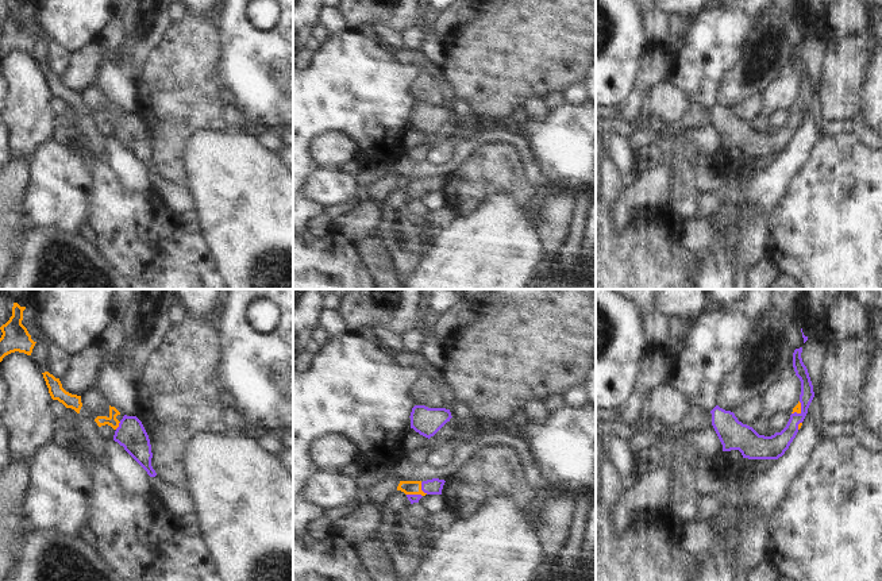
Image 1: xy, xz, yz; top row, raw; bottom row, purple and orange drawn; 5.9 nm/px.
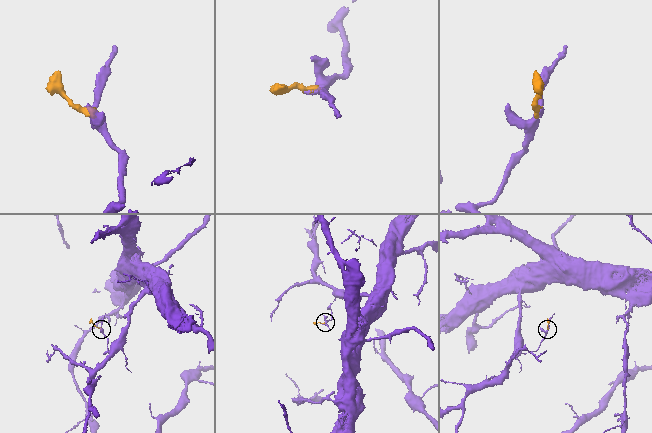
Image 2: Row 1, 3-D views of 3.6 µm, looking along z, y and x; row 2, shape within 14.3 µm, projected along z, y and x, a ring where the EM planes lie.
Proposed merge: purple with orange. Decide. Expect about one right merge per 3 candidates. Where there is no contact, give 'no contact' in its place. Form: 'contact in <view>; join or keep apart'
contact in xz; join

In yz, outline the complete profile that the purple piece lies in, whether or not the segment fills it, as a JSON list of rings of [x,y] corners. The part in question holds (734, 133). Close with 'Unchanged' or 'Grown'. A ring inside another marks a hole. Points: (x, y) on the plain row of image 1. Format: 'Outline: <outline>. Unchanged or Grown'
Outline: [[[802,45],[793,50],[793,65],[801,78],[798,101],[793,105],[786,124],[771,134],[759,132],[752,124],[737,118],[733,109],[716,103],[712,111],[712,123],[723,142],[723,149],[739,147],[748,157],[778,157],[796,135],[808,105],[814,95],[813,82],[801,55]]]. Grown

